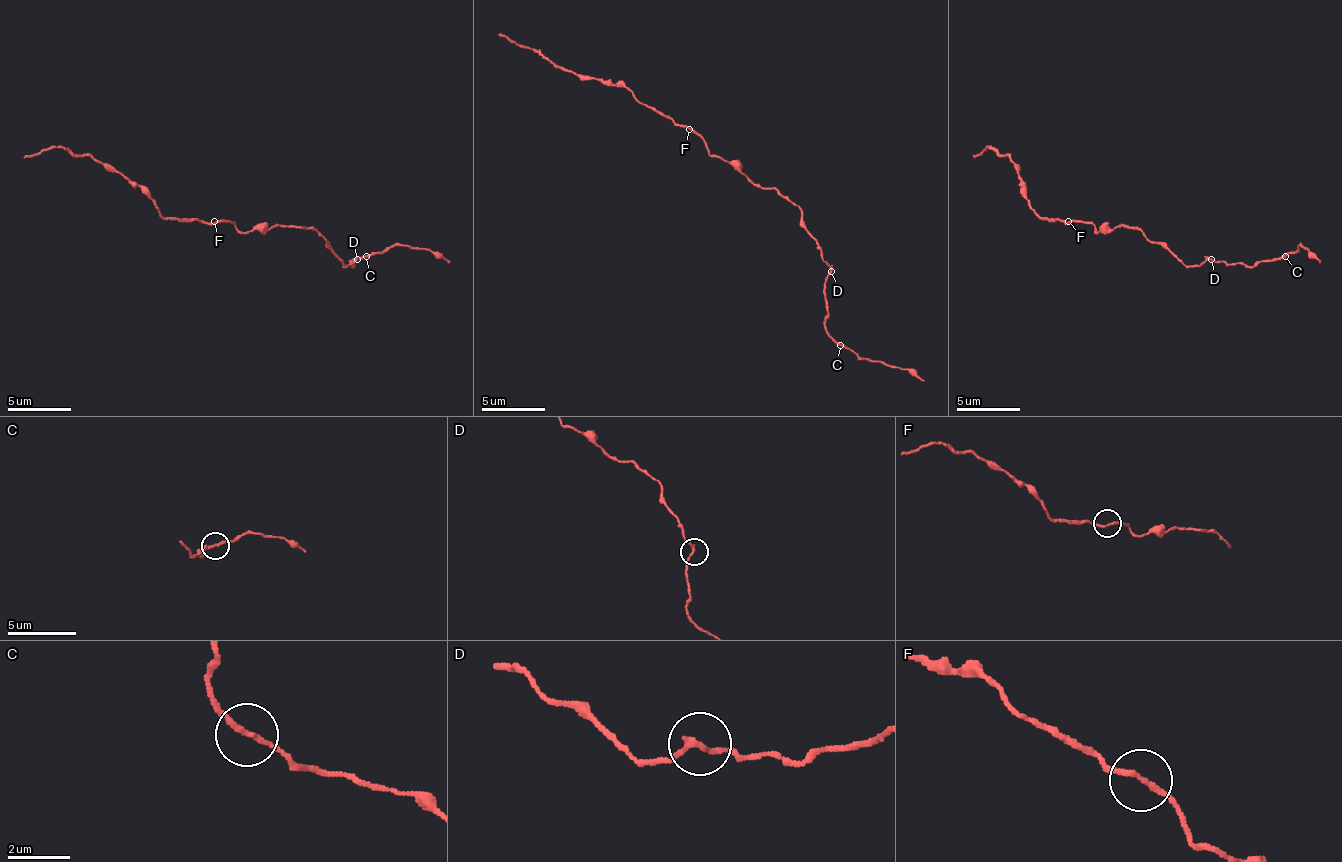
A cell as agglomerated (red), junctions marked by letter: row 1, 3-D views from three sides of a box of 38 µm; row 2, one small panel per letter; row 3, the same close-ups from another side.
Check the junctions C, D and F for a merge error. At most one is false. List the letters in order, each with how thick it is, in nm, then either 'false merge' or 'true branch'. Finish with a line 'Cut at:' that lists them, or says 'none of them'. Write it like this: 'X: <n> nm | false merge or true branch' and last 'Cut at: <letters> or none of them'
C: 170 nm | false merge
D: 170 nm | true branch
F: 170 nm | true branch
Cut at: C

